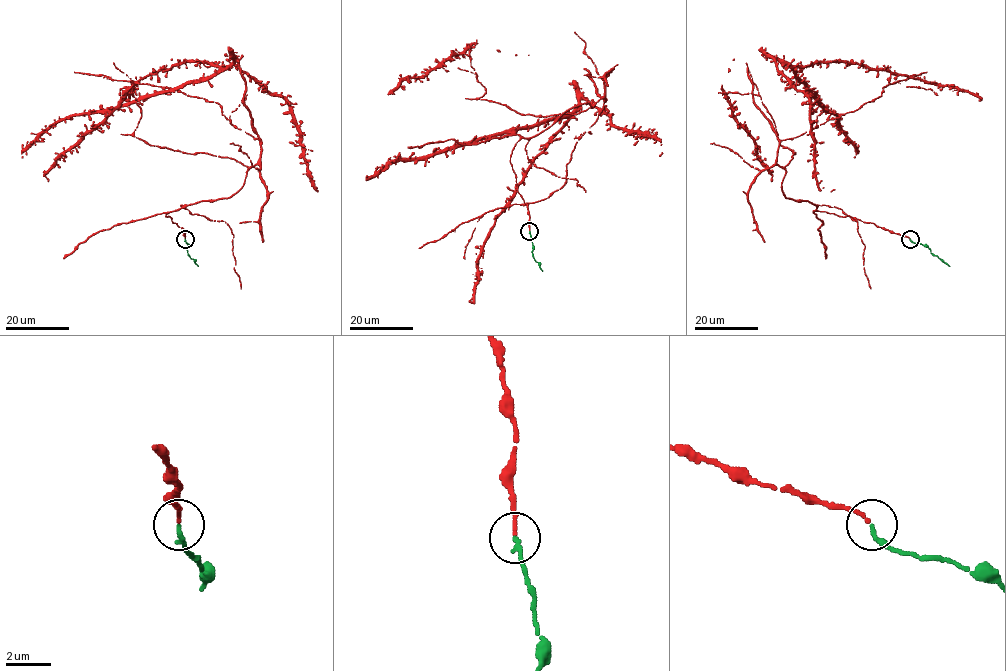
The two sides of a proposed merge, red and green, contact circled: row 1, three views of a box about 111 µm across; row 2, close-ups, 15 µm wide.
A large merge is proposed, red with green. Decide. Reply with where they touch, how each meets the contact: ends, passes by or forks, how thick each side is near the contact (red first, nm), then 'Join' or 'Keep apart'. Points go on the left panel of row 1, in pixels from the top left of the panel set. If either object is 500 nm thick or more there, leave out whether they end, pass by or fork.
Place: (185, 239). At the ring red ends. At the ring green ends. Thickness 170 nm (red) against 200 nm. Join

